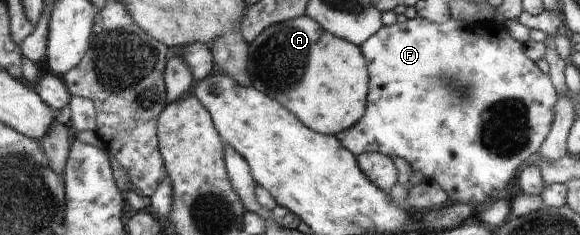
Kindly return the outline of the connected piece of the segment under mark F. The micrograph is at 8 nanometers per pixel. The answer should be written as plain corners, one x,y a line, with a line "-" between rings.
417,16
404,21
404,23
397,22
390,27
384,26
384,29
379,31
380,33
376,33
376,37
372,37
361,46
361,49
364,49
363,57
368,57
368,65
372,65
372,97
367,99
368,117
364,117
364,121
360,121
360,125
356,125
356,129
348,129
346,132
338,133
335,137
356,157
361,153
371,152
386,154
389,157
401,157
413,171
420,171
425,179
434,179
452,202
456,201
462,205
464,203
472,204
477,212
501,196
510,193
519,171
536,157
543,142
550,135
554,103
559,102
558,91
555,90
551,77
542,73
534,65
534,61
530,61
524,55
524,45
520,41
514,41
506,33
504,26
492,20
469,24
452,18
445,23
436,24

